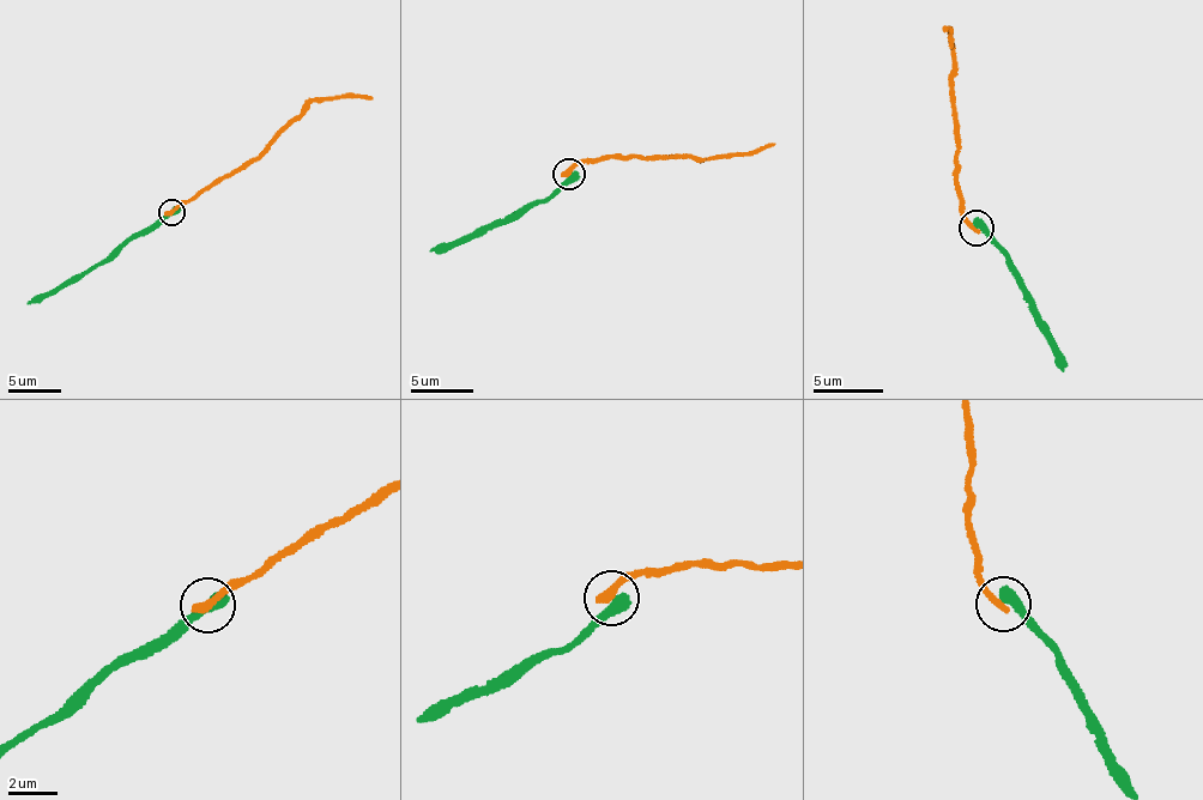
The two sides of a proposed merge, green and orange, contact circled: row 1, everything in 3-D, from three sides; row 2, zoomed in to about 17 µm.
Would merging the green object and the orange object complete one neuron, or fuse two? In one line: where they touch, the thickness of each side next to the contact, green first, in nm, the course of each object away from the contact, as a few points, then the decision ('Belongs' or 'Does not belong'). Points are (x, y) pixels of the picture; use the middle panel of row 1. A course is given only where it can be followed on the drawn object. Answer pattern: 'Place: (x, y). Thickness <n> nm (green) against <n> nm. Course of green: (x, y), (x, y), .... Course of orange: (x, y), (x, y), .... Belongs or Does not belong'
Place: (569, 174). Thickness 550 nm (green) against 340 nm. Course of green: (570, 175), (543, 200), (526, 204), (505, 220), (430, 252). Course of orange: (568, 175), (585, 162), (639, 156), (703, 162), (708, 157), (759, 153), (774, 144). Does not belong

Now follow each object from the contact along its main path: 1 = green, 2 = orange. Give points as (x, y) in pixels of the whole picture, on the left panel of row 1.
1: (173, 211), (161, 216), (143, 234), (126, 240), (102, 261), (28, 303)
2: (170, 211), (222, 177), (241, 171), (314, 101), (372, 100)

